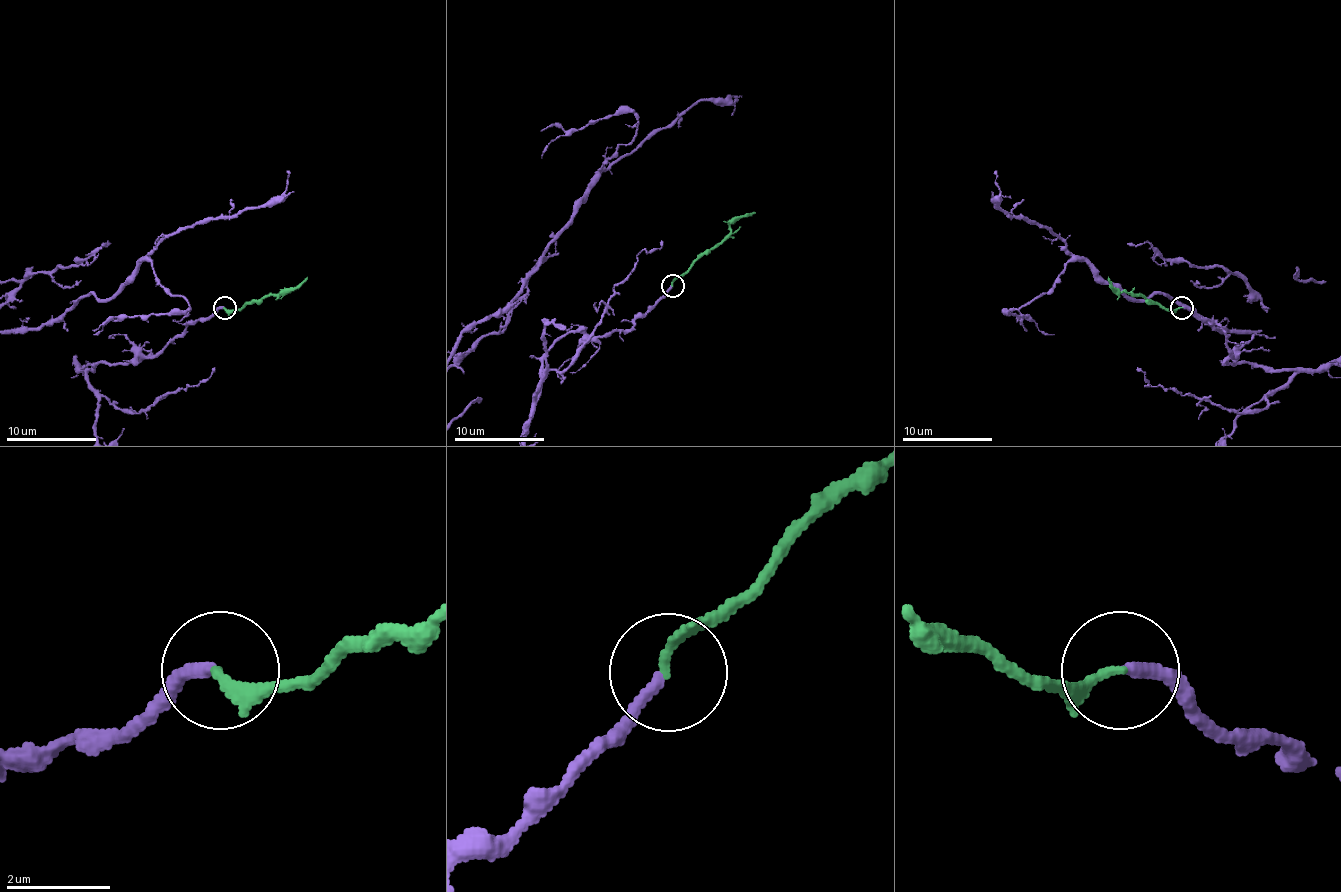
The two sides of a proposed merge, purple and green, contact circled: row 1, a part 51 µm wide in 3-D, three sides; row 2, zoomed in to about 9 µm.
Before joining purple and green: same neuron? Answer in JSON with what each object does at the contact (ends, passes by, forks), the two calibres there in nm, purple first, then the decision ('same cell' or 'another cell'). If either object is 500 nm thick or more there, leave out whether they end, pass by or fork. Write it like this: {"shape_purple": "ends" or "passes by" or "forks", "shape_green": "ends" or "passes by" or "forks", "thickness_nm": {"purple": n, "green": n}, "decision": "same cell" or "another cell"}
{"shape_purple": "ends", "shape_green": "ends", "thickness_nm": {"purple": 220, "green": 180}, "decision": "same cell"}

